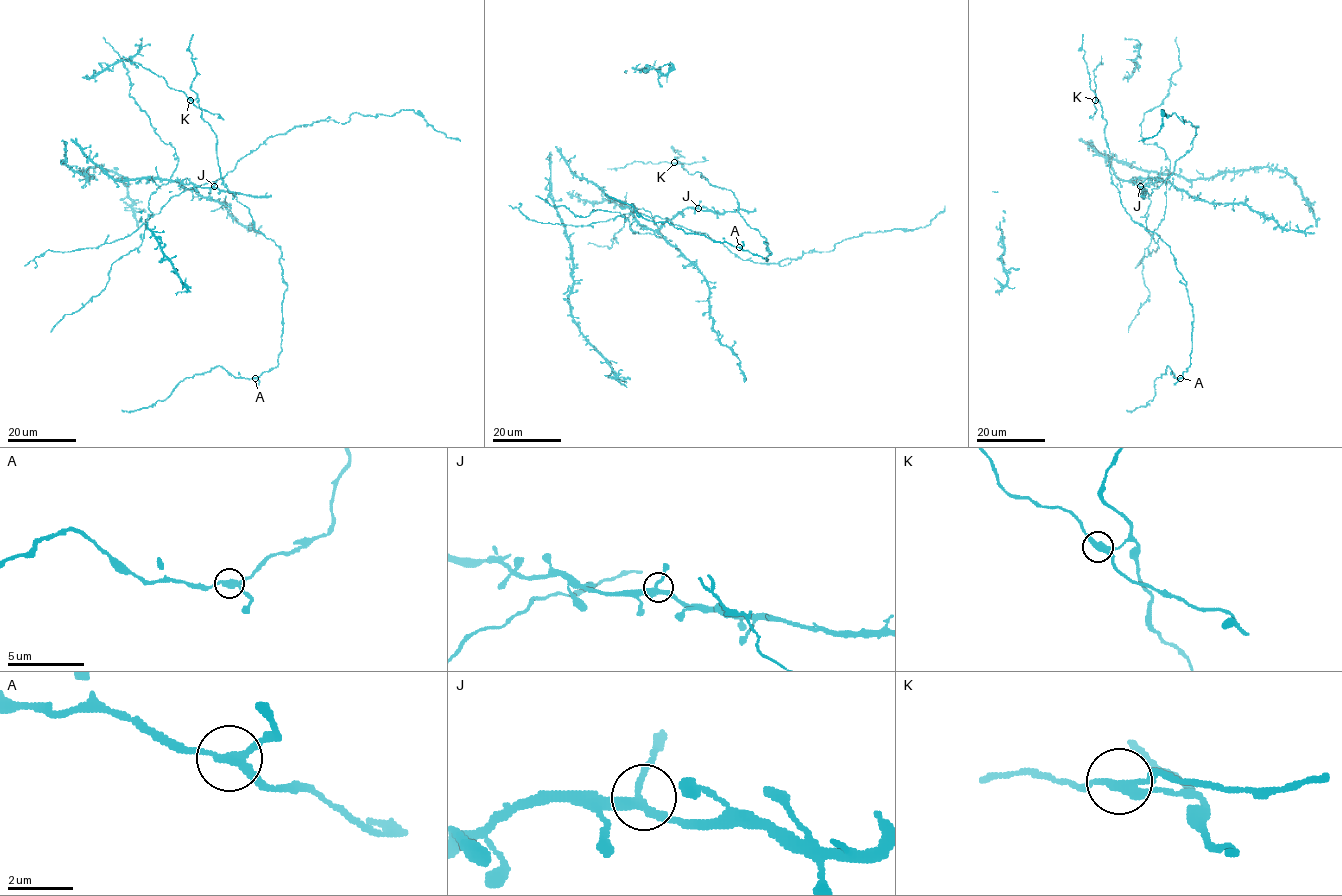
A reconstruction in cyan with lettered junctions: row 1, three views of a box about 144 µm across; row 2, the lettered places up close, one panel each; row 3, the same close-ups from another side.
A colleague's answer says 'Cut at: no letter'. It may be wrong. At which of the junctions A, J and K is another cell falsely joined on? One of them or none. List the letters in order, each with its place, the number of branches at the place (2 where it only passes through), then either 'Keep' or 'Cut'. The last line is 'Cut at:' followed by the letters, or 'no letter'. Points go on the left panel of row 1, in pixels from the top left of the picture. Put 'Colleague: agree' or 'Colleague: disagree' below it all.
A: Place: (255, 378). Branches: 3. Keep
J: Place: (214, 186). Branches: 3. Keep
K: Place: (190, 100). Branches: 3. Cut
Cut at: K
Colleague: disagree

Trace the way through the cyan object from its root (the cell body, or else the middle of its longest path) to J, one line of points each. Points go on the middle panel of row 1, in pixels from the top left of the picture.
J: (679, 211), (698, 208)

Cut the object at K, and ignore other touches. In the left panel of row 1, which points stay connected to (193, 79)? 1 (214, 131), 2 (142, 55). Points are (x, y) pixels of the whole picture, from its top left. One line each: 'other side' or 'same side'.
1: same side
2: same side

